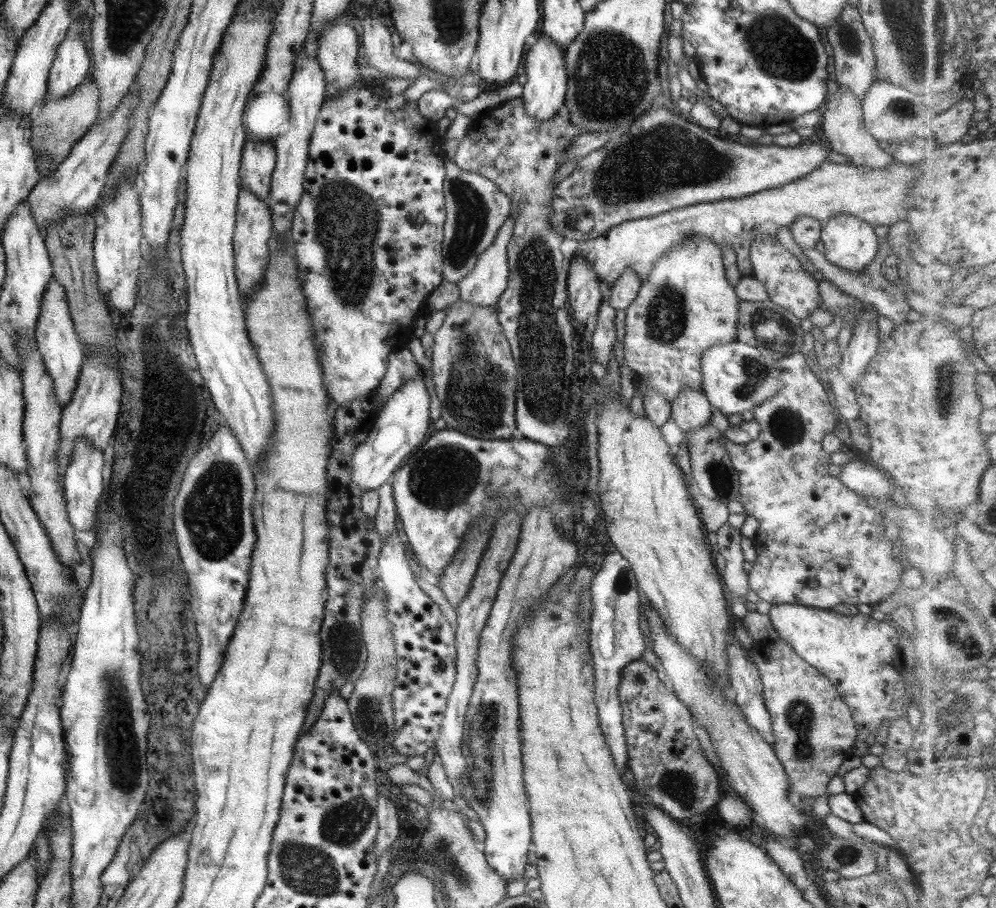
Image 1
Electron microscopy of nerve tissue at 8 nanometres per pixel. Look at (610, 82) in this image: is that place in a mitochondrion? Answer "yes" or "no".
yes

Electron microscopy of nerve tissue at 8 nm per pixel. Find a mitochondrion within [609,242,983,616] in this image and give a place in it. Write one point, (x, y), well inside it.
(665, 321)

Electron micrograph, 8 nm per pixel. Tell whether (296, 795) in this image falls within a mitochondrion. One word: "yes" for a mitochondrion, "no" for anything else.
no

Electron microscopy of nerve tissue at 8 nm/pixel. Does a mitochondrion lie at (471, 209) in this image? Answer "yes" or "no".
yes

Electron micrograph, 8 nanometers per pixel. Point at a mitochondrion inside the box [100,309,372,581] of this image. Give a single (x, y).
(213, 510)

